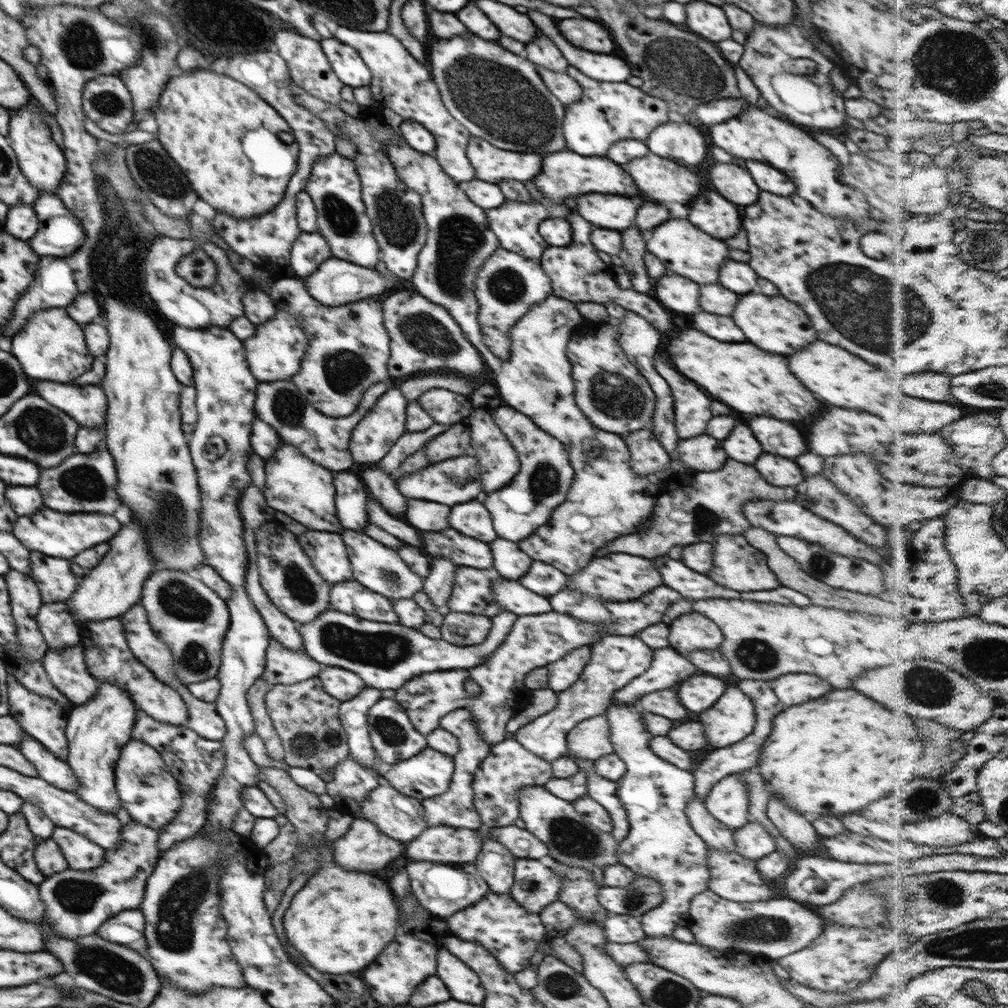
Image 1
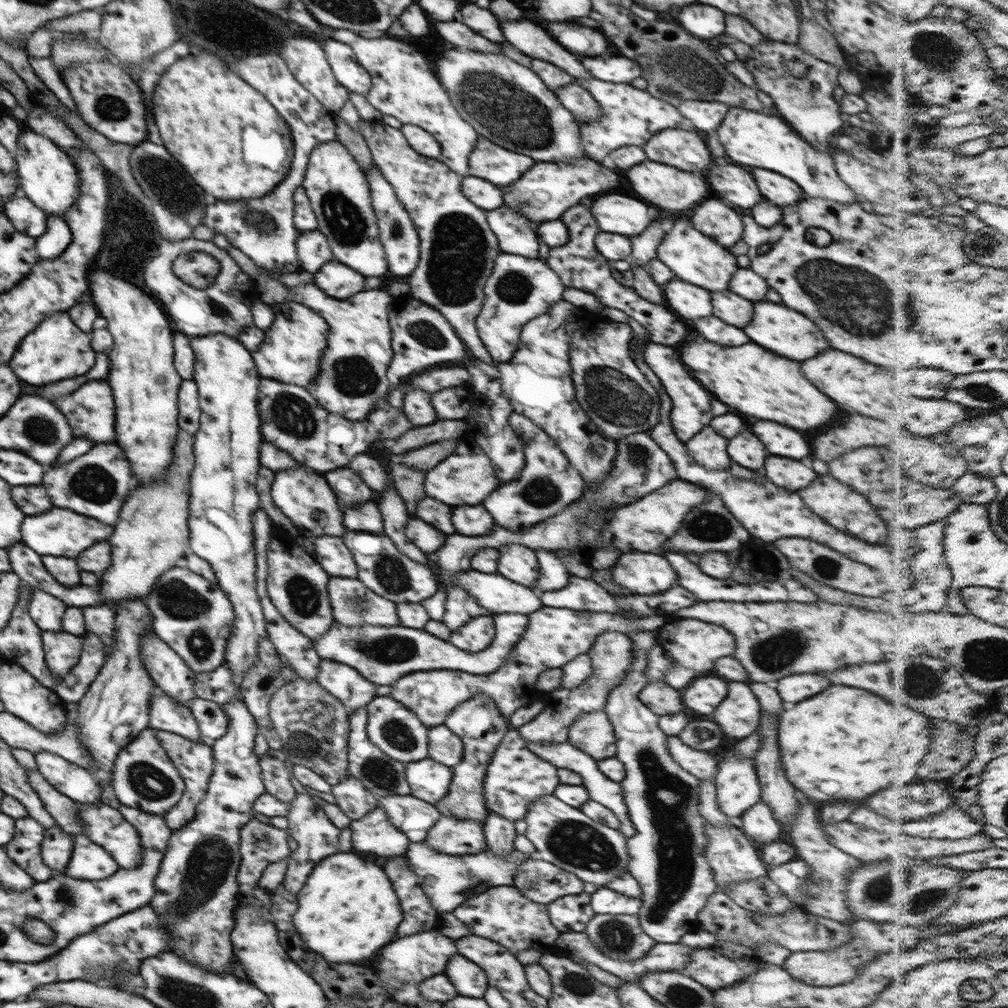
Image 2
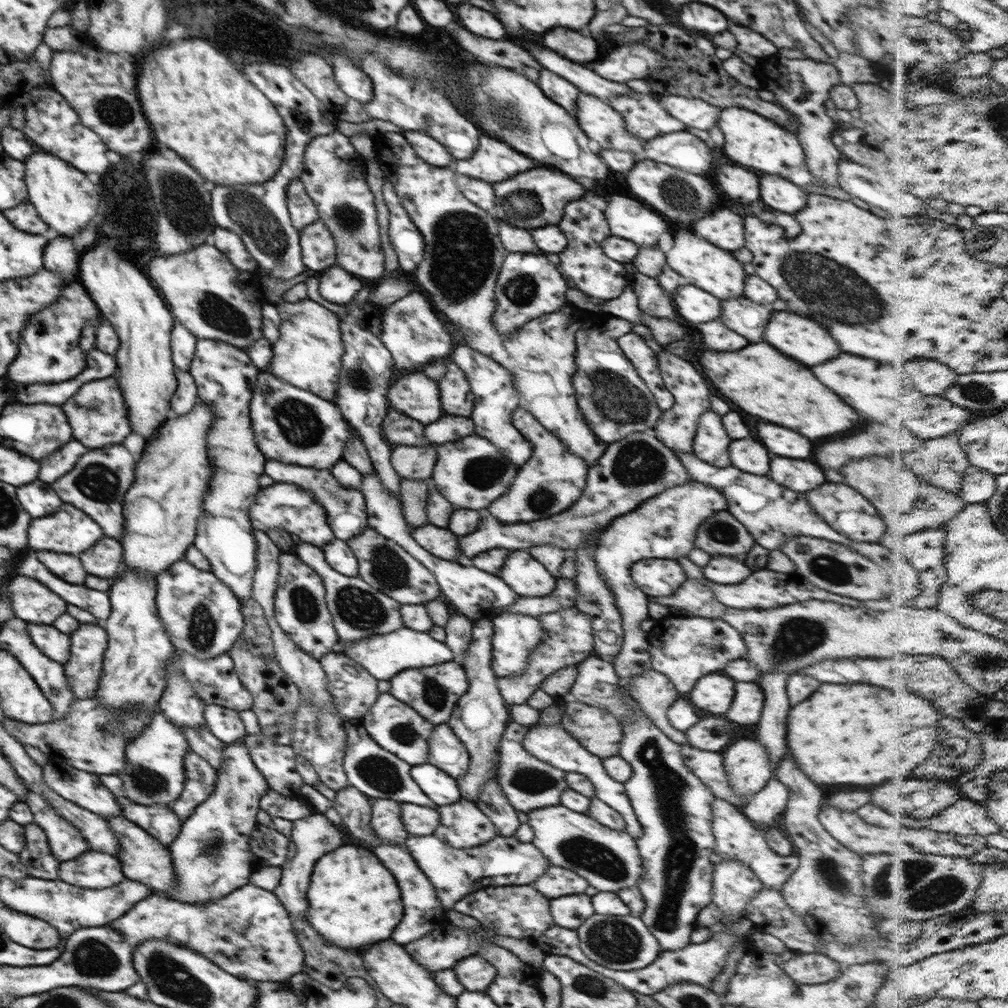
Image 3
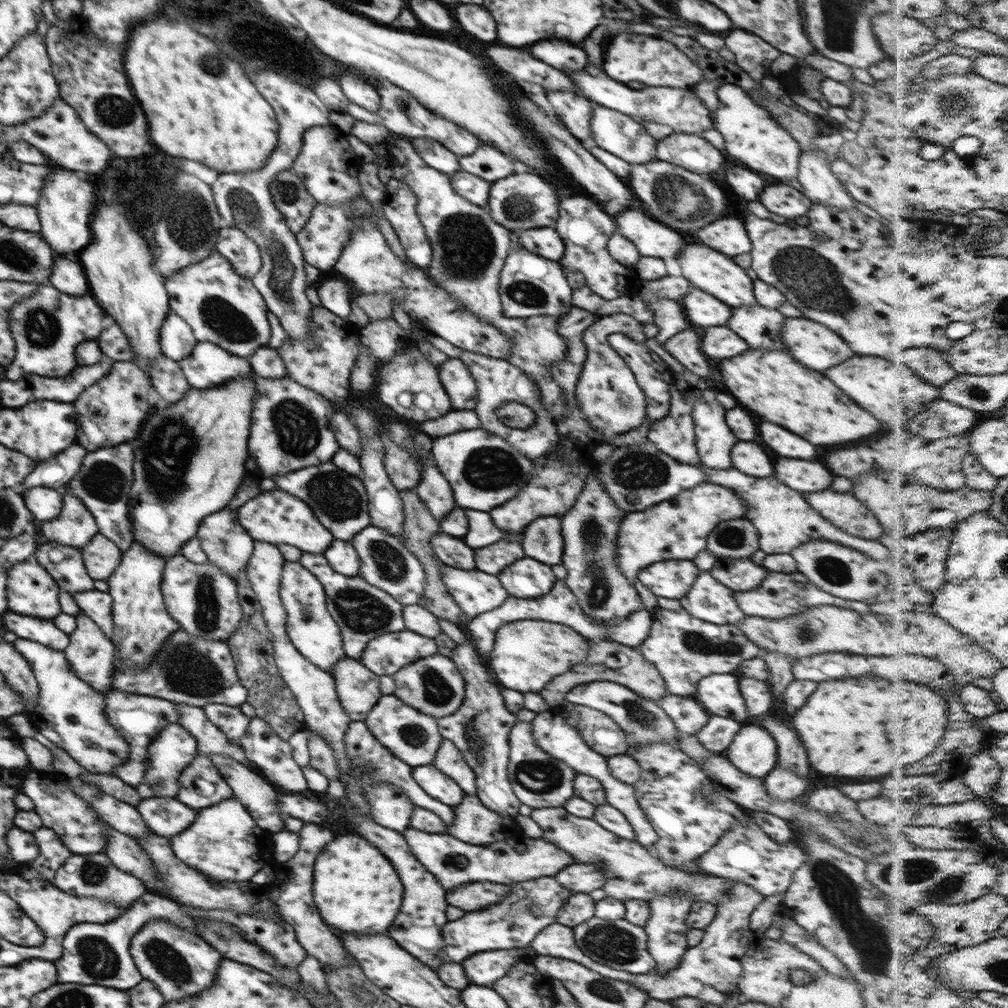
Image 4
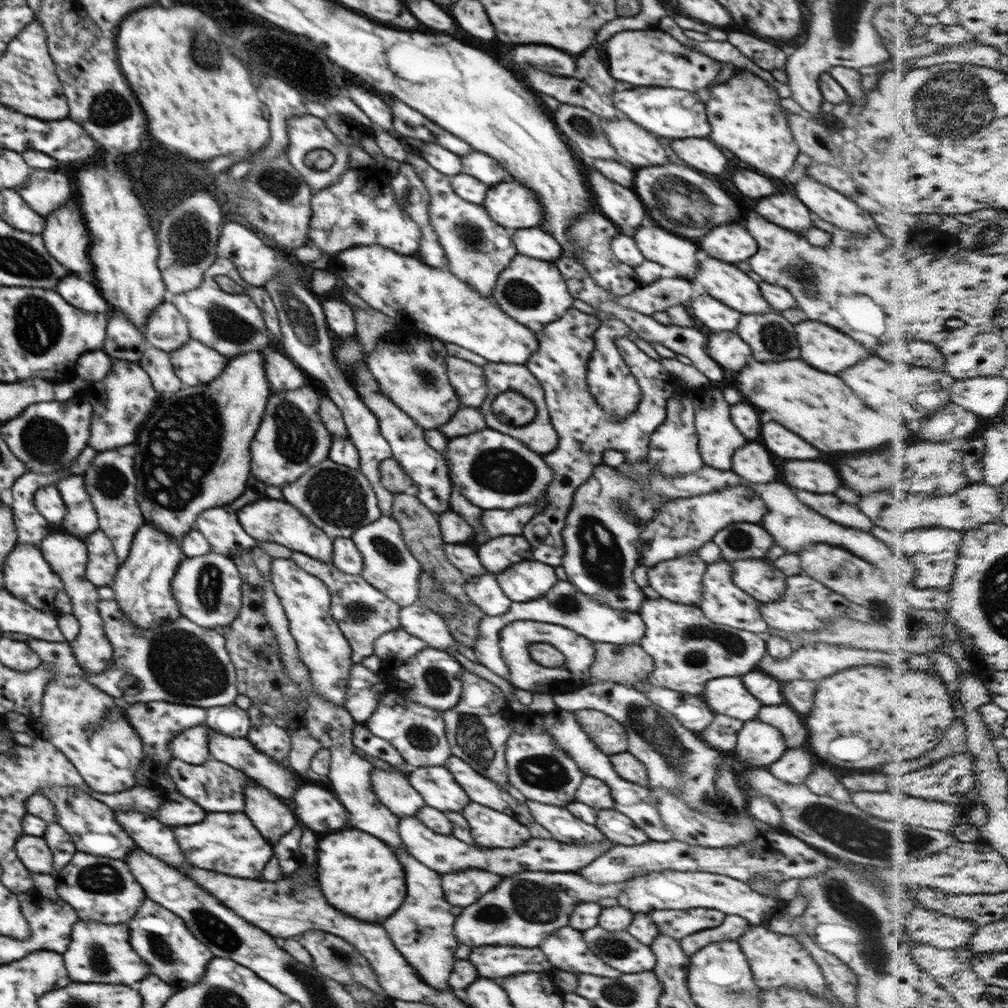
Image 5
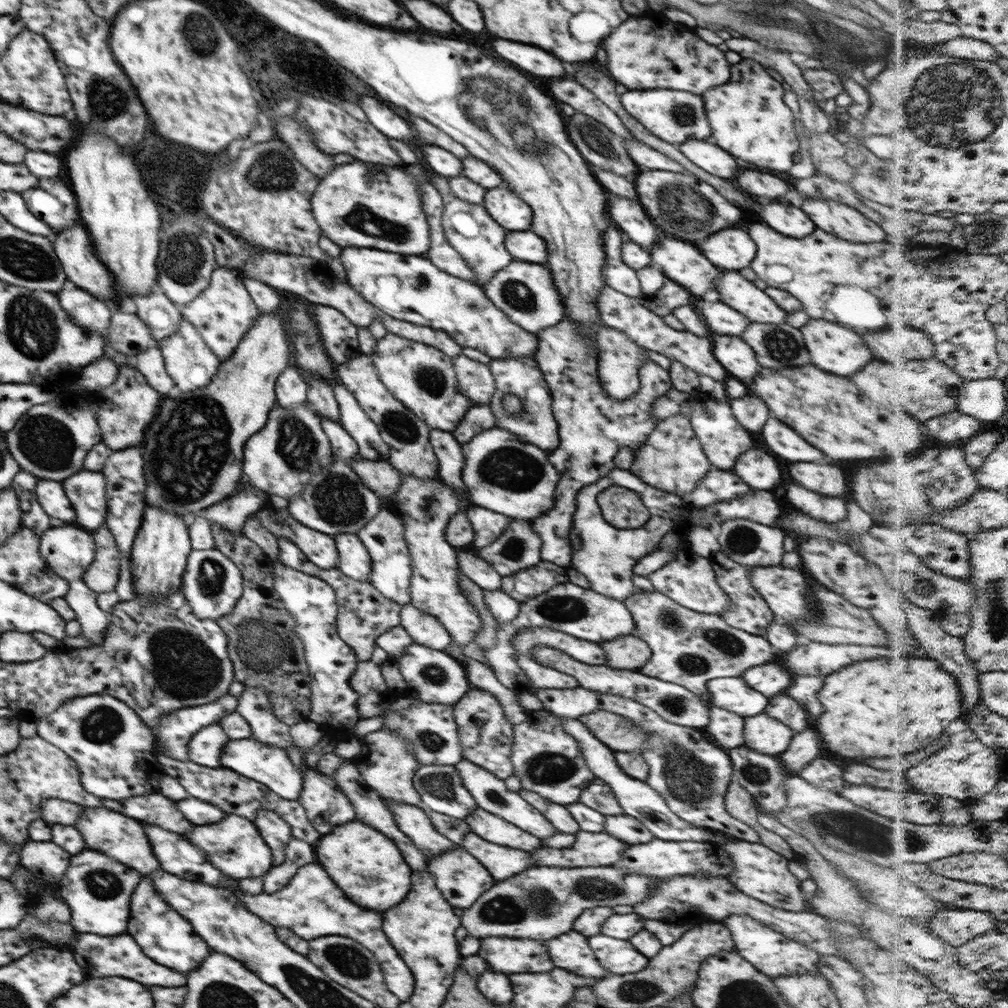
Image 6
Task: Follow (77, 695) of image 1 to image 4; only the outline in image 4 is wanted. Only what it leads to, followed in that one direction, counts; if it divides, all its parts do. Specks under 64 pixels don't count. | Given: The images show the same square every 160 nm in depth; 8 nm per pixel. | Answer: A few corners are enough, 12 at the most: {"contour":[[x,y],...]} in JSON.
{"contour":[[6,610],[2,624],[16,636],[64,650],[69,634],[51,619]]}

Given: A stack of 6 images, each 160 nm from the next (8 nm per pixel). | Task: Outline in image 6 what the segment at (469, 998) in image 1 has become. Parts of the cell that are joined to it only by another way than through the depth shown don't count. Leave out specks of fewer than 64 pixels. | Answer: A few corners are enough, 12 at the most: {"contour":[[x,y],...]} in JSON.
{"contour":[[484,938],[477,952],[494,972],[548,972],[536,940]]}

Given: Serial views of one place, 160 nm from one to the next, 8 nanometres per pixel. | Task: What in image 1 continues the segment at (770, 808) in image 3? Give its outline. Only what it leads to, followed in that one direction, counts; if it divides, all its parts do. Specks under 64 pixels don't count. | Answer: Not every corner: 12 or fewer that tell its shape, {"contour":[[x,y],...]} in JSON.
{"contour":[[764,826],[734,831],[735,852],[754,861],[776,851]]}

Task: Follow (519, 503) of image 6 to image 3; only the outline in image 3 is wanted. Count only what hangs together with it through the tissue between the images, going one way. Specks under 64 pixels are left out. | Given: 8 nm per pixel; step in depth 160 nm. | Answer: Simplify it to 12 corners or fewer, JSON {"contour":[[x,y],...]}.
{"contour":[[487,438],[437,446],[429,482],[482,510],[520,469]]}

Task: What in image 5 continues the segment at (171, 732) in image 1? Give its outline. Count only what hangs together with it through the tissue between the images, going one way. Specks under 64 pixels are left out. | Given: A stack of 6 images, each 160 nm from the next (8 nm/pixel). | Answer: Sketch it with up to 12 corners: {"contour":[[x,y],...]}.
{"contour":[[210,758],[165,768],[178,792],[208,812],[243,812],[241,770]]}

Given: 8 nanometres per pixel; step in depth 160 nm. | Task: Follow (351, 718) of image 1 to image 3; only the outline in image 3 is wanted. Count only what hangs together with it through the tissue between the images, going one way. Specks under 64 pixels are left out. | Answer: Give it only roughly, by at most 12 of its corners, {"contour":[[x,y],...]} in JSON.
{"contour":[[344,719],[343,769],[369,797],[438,810],[412,765]]}

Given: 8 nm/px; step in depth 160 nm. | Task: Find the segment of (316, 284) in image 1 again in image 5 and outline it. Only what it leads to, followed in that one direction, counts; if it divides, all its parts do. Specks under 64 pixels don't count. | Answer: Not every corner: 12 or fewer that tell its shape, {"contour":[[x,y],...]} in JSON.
{"contour":[[330,299],[321,304],[329,332],[355,335],[354,307]]}

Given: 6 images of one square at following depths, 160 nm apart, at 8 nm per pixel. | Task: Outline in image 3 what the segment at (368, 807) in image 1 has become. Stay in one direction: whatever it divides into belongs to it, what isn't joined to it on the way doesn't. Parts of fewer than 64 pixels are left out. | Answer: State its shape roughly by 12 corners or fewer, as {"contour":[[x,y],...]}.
{"contour":[[400,803],[409,835],[434,835],[440,825],[437,810]]}

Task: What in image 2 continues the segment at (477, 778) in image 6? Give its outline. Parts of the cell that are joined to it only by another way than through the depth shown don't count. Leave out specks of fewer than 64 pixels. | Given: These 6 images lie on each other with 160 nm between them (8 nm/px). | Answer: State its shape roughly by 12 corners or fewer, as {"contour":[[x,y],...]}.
{"contour":[[446,725],[428,729],[428,757],[452,768],[462,739]]}

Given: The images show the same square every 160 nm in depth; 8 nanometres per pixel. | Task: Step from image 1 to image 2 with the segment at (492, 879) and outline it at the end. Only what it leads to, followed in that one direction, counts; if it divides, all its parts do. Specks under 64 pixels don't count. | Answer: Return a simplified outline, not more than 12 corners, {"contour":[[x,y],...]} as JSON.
{"contour":[[488,812],[483,824],[487,850],[509,854],[514,823]]}

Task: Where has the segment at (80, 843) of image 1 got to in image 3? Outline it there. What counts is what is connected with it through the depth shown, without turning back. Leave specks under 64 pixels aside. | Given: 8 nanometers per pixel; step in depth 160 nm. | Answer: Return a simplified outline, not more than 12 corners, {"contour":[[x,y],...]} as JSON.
{"contour":[[106,852],[61,862],[59,880],[85,889],[126,880]]}

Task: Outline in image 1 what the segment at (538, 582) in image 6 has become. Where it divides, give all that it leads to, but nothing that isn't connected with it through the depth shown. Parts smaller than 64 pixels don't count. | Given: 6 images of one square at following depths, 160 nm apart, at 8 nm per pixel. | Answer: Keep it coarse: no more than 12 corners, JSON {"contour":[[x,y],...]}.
{"contour":[[490,542],[492,569],[504,579],[518,581],[532,558],[516,542]]}

